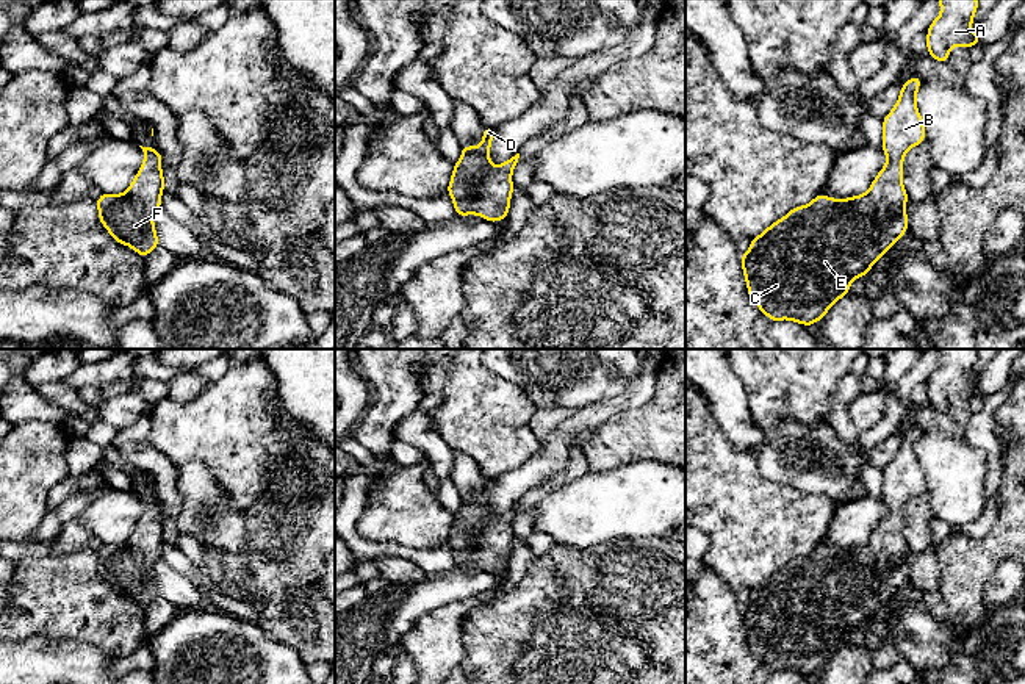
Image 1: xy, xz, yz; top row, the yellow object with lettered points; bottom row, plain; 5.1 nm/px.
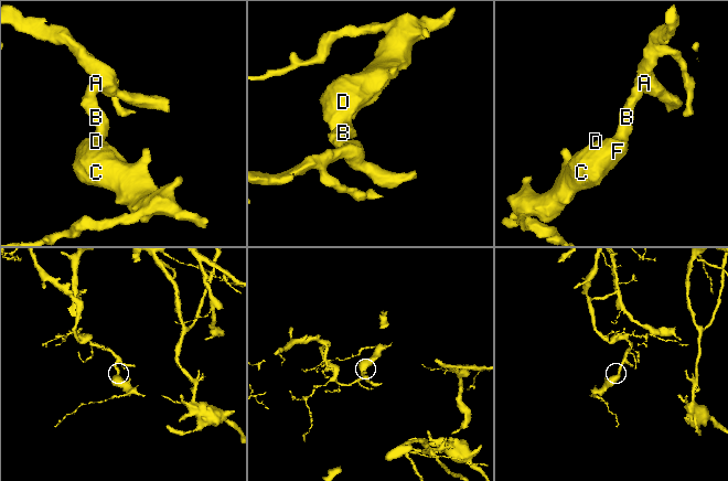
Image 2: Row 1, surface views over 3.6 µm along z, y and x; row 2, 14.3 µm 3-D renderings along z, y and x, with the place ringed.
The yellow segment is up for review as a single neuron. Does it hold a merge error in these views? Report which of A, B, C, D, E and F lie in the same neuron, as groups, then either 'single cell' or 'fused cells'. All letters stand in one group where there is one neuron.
A B C D E F | single cell

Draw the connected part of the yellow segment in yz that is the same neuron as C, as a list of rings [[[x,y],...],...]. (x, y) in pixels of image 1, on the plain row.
[[[920,426],[901,437],[894,460],[883,470],[883,501],[887,513],[878,523],[865,545],[850,549],[831,549],[817,545],[811,554],[795,557],[784,568],[751,590],[748,603],[740,607],[750,650],[770,671],[790,670],[811,676],[845,645],[850,634],[865,628],[869,620],[908,581],[905,556],[909,551],[903,537],[905,504],[925,491],[923,470],[915,448]]]

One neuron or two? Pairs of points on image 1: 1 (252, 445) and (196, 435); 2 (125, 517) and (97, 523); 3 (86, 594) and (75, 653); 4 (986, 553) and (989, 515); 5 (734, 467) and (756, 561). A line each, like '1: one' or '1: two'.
1: one
2: one
3: two
4: two
5: one

